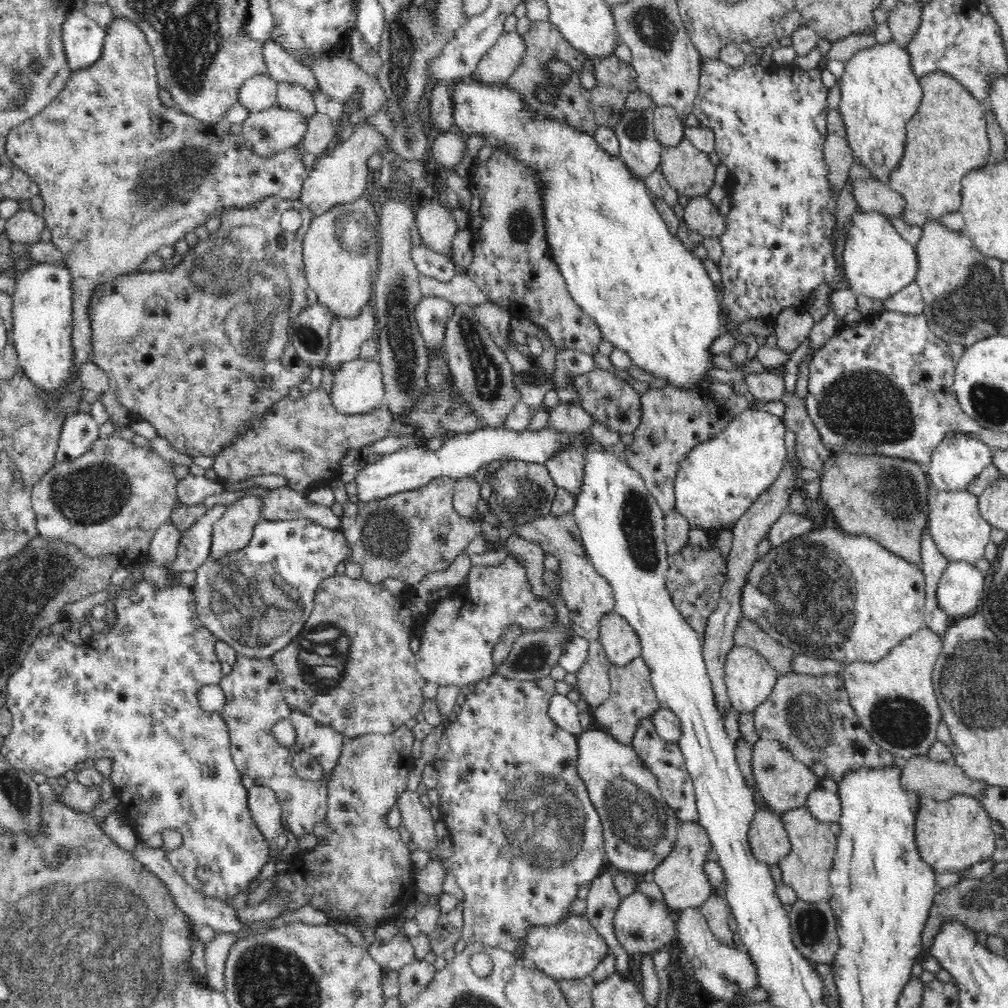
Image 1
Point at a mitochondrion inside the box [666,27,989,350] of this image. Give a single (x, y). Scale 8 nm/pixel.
(942, 311)

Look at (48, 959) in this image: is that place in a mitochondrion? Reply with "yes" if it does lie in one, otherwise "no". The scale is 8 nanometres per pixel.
yes

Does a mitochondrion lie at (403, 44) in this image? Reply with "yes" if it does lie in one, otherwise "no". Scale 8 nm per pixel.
yes

